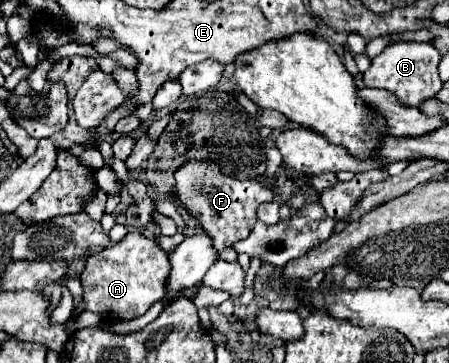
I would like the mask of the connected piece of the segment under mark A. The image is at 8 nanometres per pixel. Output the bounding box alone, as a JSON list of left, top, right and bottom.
[80,228,168,320]

